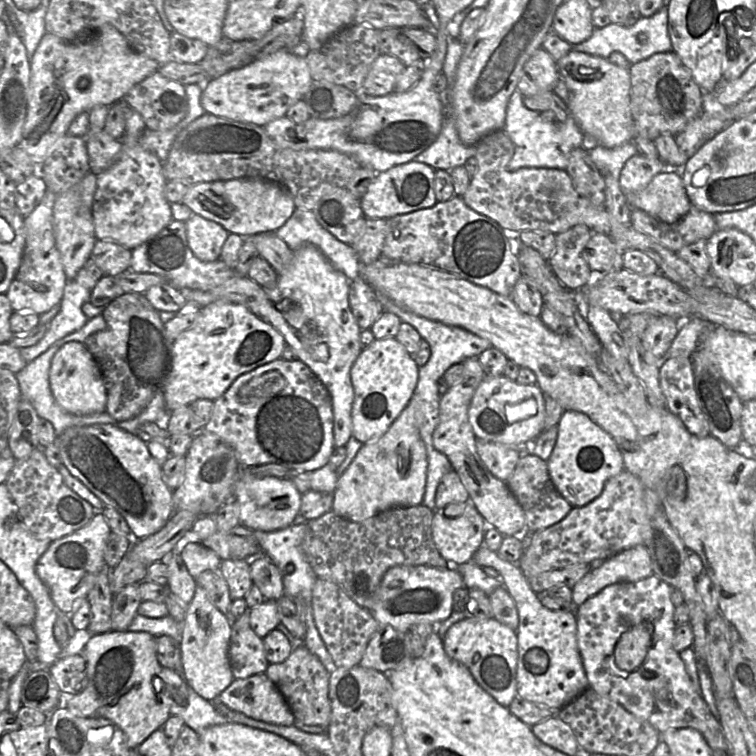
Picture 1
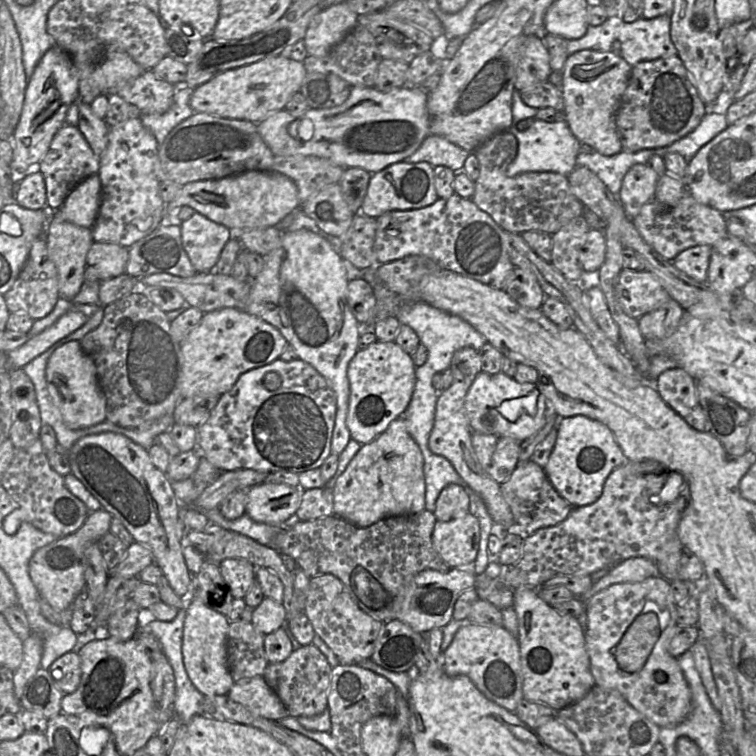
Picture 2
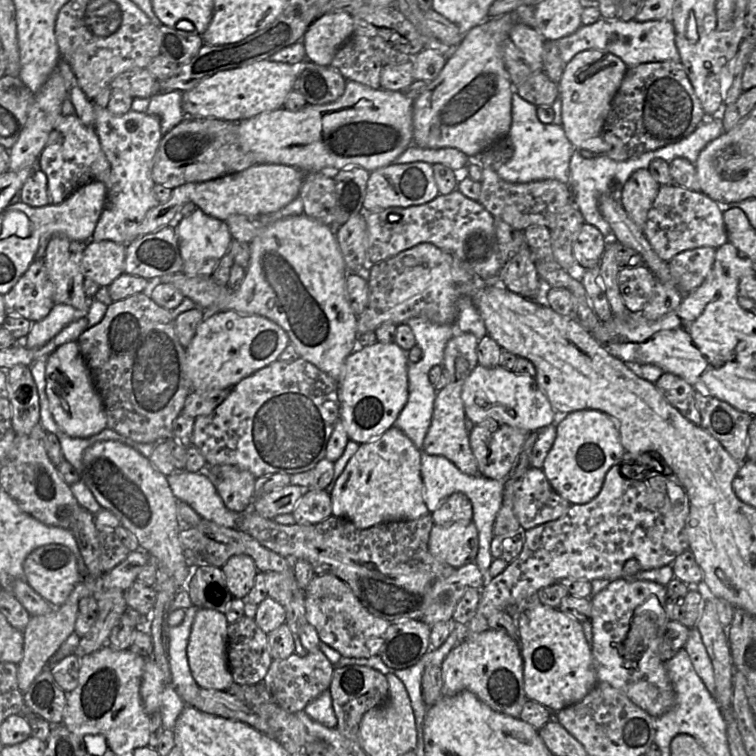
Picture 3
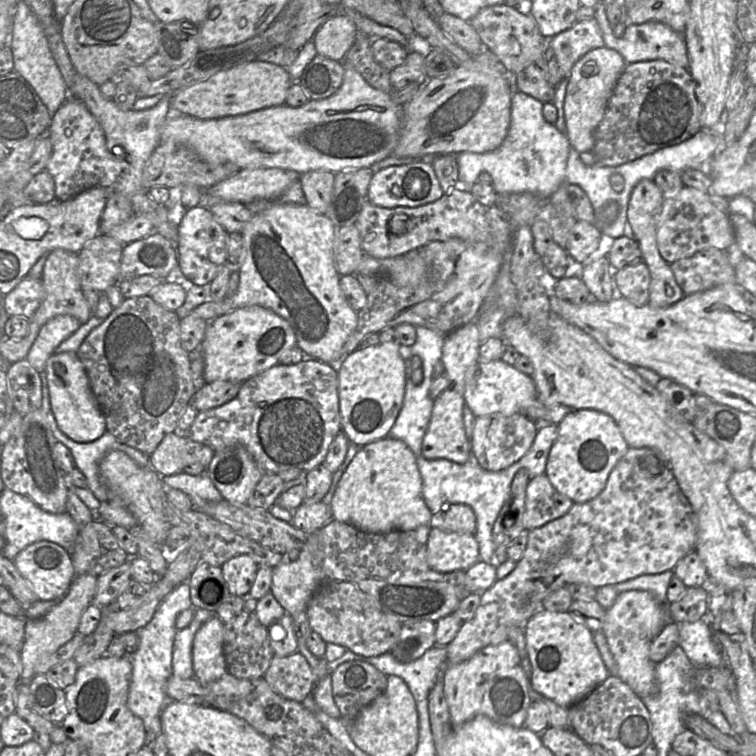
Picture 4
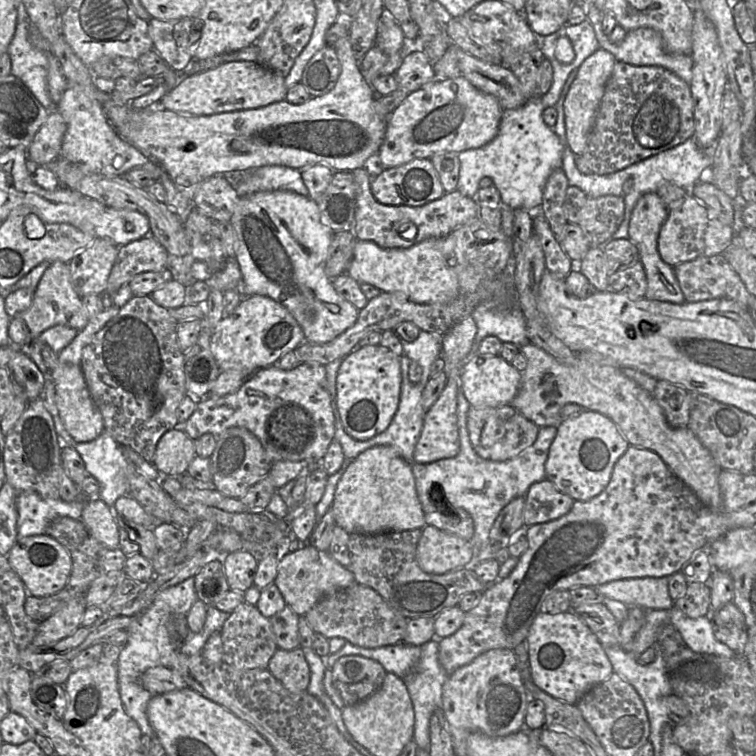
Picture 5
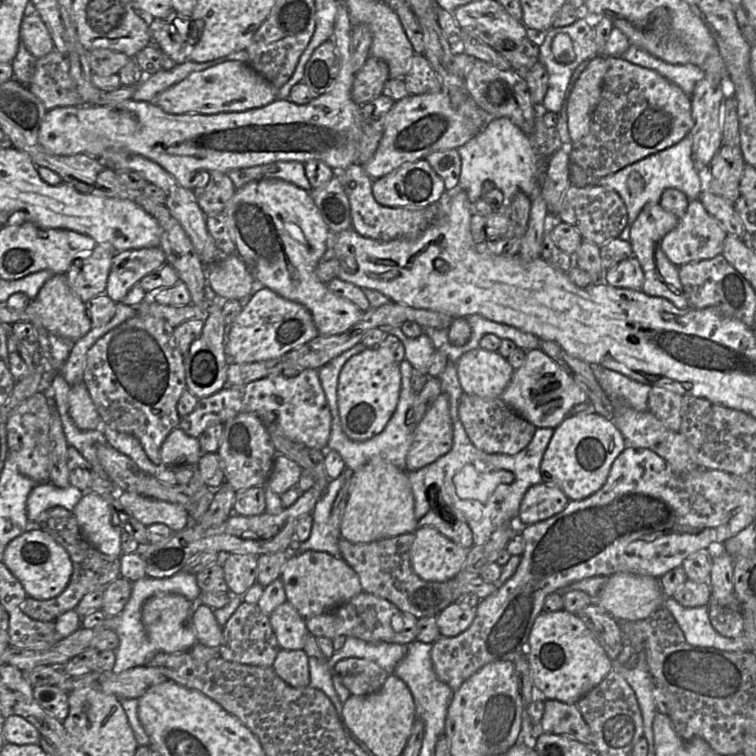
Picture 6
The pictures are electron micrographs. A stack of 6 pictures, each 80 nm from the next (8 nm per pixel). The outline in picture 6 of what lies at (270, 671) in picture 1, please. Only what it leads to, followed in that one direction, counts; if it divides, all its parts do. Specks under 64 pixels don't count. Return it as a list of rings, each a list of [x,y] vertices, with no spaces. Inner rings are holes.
[[[280,649],[273,669],[277,675],[288,685],[294,688],[307,687],[310,682],[309,663],[306,652],[303,649]]]

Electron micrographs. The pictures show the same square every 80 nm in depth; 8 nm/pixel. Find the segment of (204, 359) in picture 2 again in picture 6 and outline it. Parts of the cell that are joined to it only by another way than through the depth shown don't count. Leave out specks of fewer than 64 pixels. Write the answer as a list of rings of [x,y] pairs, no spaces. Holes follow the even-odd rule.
[[[264,287],[254,292],[242,303],[241,312],[227,328],[225,353],[230,363],[272,360],[318,335],[308,309]]]

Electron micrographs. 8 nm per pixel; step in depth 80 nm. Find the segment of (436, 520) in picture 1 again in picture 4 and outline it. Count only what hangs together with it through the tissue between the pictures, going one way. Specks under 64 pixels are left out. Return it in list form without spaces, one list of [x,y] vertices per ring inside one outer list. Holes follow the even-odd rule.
[[[432,527],[427,541],[427,563],[437,572],[466,571],[480,561],[475,534]]]

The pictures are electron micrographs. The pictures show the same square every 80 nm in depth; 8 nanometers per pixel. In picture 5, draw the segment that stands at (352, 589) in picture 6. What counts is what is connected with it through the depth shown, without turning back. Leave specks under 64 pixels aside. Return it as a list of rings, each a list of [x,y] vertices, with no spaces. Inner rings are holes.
[[[303,543],[293,552],[283,552],[277,566],[274,583],[281,592],[286,606],[297,615],[305,615],[322,597],[356,583],[353,573],[338,563],[328,551],[320,551]]]

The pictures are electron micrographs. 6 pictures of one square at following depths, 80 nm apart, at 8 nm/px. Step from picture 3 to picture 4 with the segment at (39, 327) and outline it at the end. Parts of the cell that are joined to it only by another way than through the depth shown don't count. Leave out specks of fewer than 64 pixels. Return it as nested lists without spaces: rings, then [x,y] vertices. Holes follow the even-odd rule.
[[[58,315],[45,323],[30,348],[26,359],[39,372],[46,372],[46,362],[55,349],[82,324],[73,316]]]

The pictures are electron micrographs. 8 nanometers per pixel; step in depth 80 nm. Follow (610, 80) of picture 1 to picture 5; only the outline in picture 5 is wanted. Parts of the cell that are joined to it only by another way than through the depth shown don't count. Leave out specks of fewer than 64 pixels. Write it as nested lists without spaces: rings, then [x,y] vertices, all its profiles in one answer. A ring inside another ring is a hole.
[[[599,48],[579,66],[577,76],[566,96],[564,102],[566,137],[568,146],[576,156],[582,155],[587,148],[588,138],[604,96],[606,84],[616,62],[617,60],[611,52]]]

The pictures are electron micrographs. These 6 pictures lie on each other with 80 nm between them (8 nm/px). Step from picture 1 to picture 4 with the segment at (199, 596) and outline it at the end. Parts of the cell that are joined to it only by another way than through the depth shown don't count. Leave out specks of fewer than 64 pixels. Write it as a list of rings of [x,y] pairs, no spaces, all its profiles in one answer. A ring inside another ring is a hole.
[[[214,615],[195,634],[192,645],[194,677],[201,684],[218,680],[227,670],[223,651],[224,623]]]

